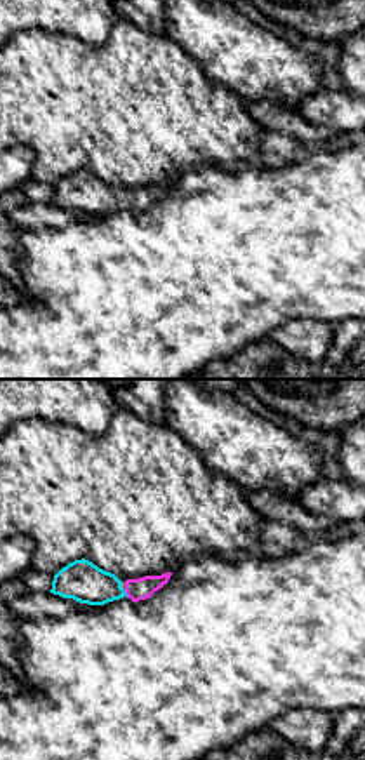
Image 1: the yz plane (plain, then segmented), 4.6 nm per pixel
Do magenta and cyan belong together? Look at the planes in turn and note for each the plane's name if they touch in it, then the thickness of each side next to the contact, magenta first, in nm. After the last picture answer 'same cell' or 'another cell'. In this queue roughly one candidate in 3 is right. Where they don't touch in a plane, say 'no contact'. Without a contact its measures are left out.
meets magenta in yz; 100 nm thick on the magenta side, 190 nm on the other

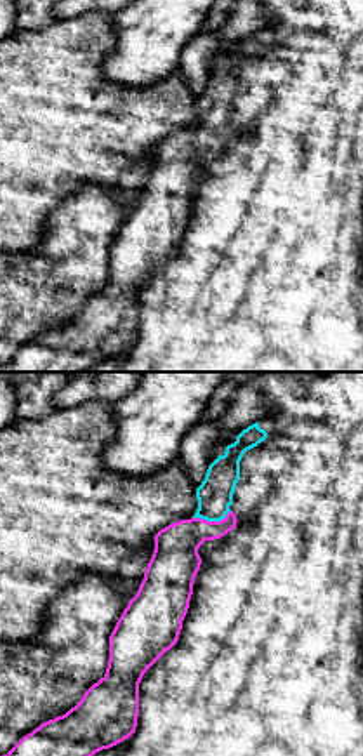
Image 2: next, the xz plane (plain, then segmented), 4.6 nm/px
meets magenta in xz; 220 nm thick on the magenta side, 160 nm on the other

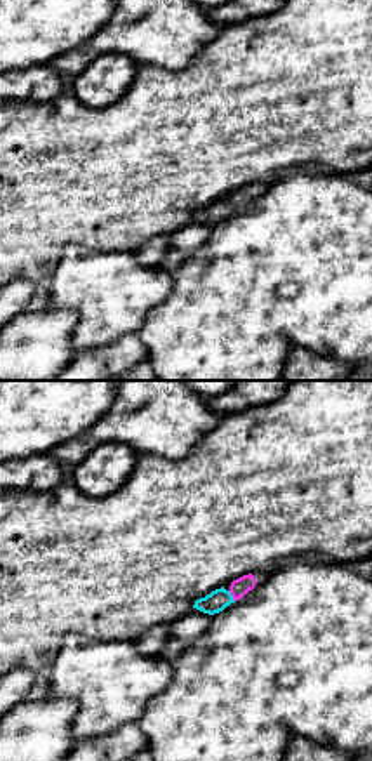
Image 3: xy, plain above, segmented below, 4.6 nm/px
meets magenta in xy; 90 nm thick on the magenta side, 100 nm on the other

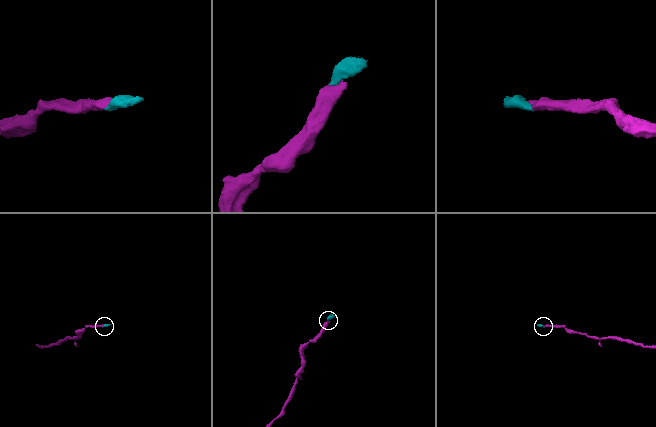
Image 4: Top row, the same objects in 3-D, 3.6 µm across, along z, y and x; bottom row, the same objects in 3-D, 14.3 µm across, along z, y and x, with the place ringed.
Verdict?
same cell

